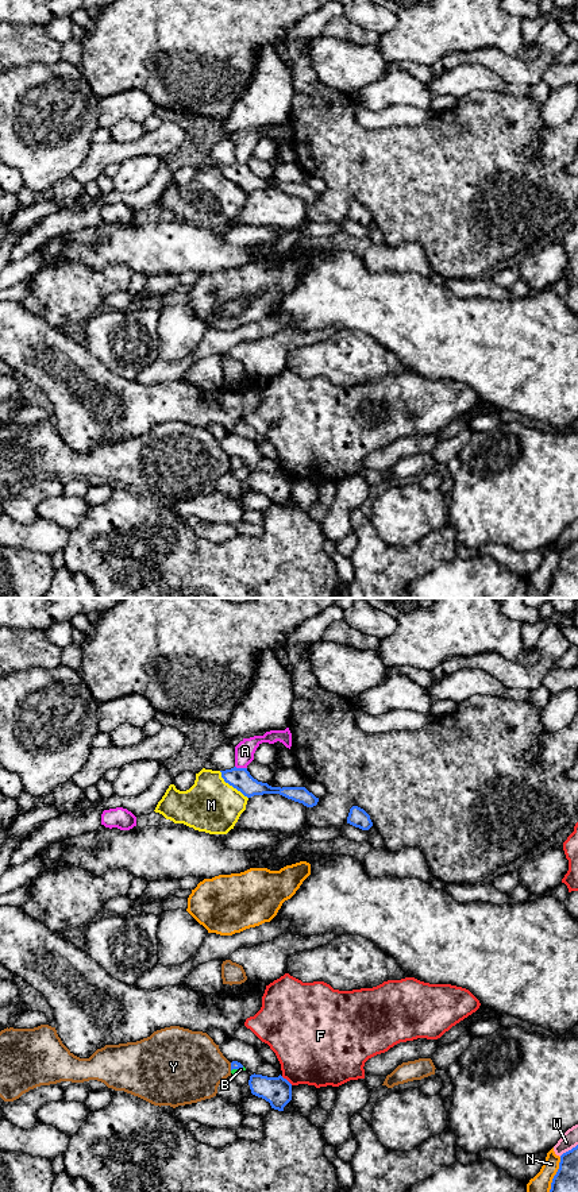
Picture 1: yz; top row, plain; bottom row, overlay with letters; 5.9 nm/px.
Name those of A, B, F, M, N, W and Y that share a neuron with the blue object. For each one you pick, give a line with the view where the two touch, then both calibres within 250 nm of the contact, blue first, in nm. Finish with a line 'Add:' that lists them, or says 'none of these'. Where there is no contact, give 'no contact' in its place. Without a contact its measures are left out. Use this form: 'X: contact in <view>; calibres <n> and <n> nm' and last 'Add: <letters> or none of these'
B: contact in yz; calibres 50 and 30 nm
Add: B

